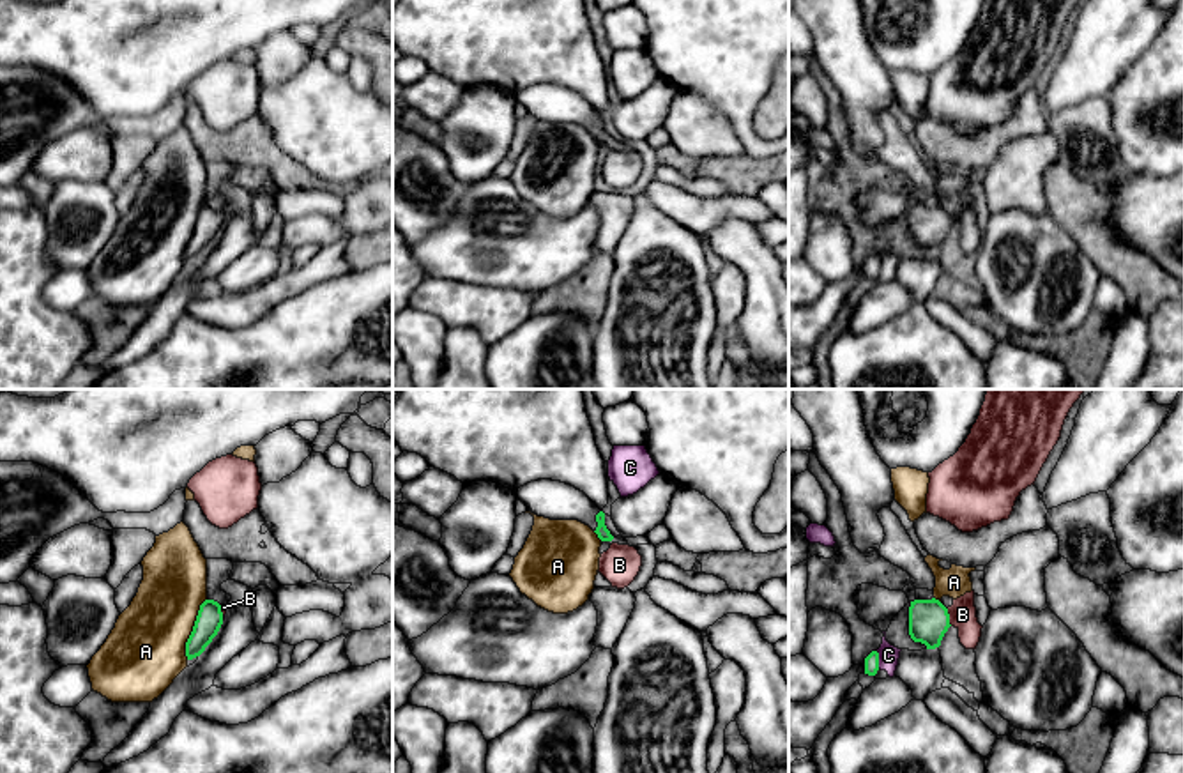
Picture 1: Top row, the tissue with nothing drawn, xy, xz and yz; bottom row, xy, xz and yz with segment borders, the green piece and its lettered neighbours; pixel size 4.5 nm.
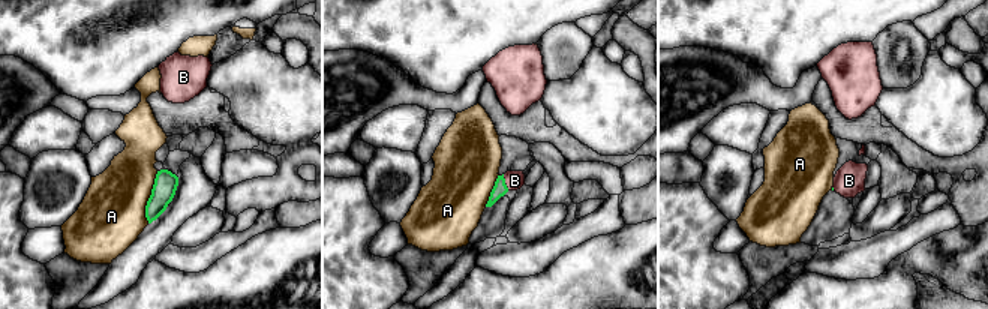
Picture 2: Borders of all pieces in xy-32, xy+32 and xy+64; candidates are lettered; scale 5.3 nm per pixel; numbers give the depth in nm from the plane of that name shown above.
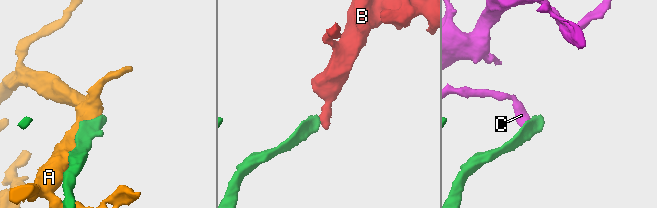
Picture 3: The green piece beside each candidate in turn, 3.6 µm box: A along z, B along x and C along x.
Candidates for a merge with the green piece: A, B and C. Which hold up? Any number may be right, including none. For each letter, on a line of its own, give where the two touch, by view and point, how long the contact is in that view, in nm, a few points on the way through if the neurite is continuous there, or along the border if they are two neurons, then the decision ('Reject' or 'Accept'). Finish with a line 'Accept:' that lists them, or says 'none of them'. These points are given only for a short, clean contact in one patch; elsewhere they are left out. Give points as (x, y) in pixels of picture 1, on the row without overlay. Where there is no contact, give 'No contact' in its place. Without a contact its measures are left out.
A: Touches green at xy (193, 232). Shared border 300 nm. Reject
B: Touches green at yz (948, 221). Shared border 80 nm. Path across: yz (929, 223), (948, 221), (962, 218). Accept
C: Touches green at yz (877, 264). Shared border 80 nm. Reject
Accept: B

